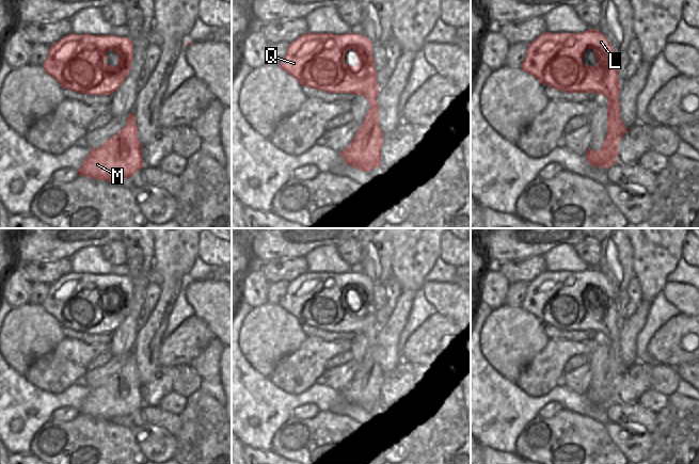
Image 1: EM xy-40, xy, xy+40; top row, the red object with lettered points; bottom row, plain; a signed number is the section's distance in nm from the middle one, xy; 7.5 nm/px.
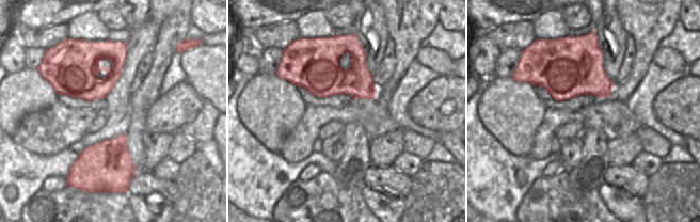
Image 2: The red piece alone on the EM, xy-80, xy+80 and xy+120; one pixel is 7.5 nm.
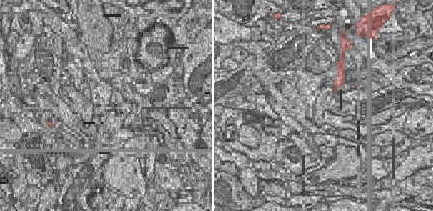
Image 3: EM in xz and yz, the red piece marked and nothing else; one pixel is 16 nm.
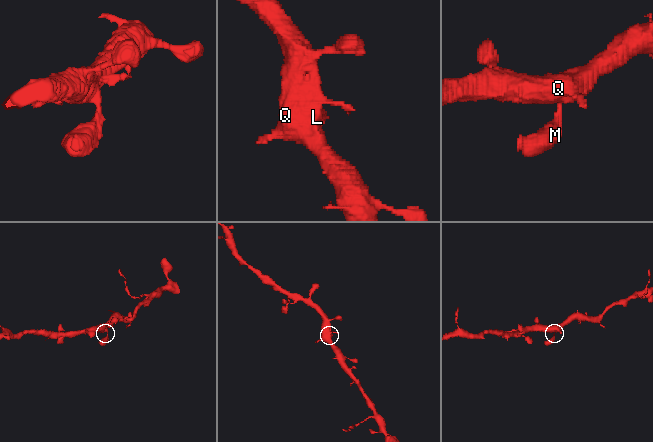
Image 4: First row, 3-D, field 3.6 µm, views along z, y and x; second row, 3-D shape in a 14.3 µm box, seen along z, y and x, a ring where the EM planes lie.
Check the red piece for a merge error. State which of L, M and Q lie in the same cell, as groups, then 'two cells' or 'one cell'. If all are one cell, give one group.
L M Q | one cell

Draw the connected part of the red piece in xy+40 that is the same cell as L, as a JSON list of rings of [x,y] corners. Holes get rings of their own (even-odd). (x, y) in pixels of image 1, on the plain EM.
[[[594,268],[583,272],[544,271],[528,283],[522,303],[522,309],[534,315],[541,323],[546,323],[566,332],[595,332],[607,337],[607,373],[600,389],[588,388],[585,394],[588,401],[595,406],[607,409],[617,402],[618,382],[629,369],[620,356],[620,320],[618,306],[614,301],[614,288],[605,274]],[[587,287],[594,290],[597,305],[585,304],[582,297]]]

